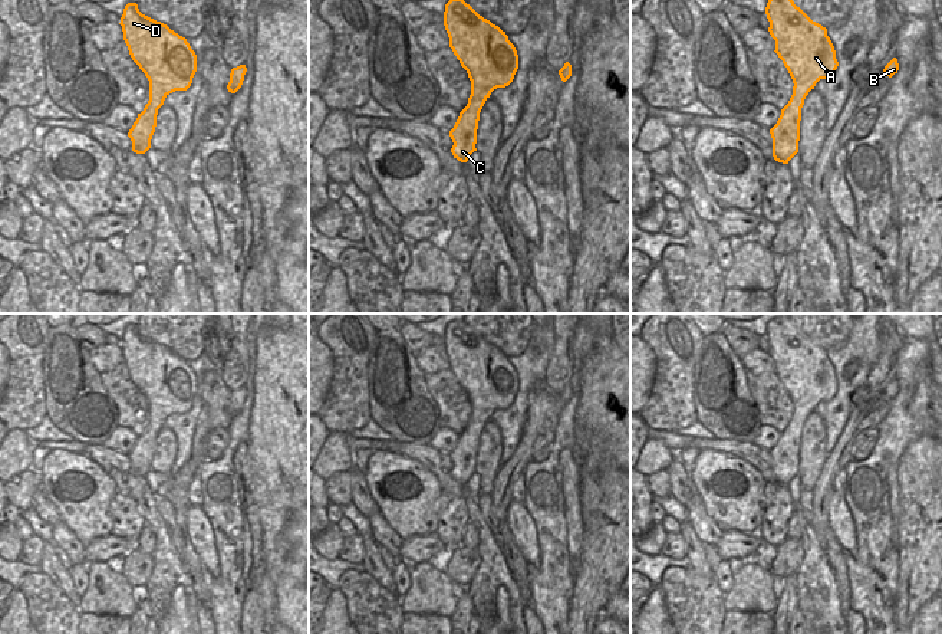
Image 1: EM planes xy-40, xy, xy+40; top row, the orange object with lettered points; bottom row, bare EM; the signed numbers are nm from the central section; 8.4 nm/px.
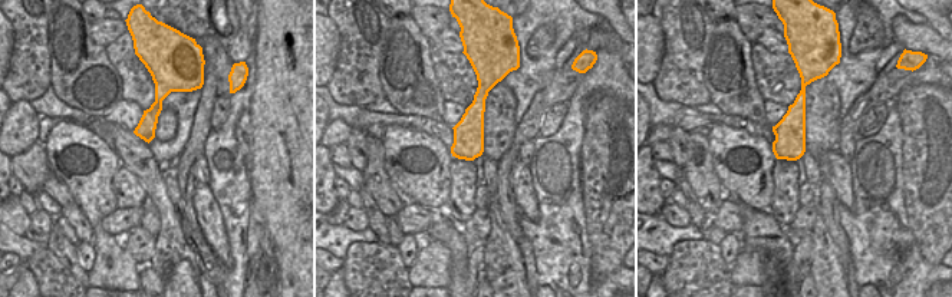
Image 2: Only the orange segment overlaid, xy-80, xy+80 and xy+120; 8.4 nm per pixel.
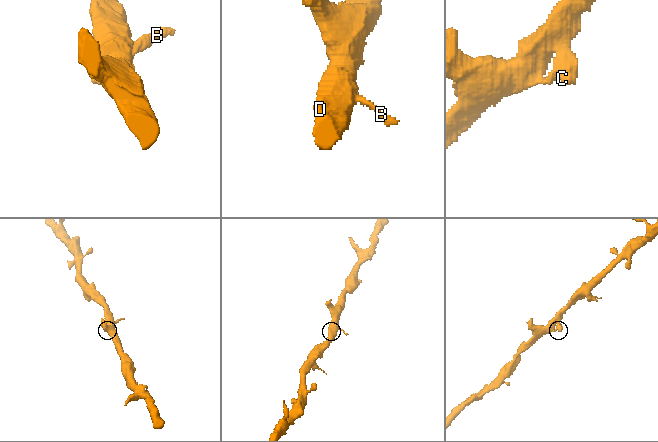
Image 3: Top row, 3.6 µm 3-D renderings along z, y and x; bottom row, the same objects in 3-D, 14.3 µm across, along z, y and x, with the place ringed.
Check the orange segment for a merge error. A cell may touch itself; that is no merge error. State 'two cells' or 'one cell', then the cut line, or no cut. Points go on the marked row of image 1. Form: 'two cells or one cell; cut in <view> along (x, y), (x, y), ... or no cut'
one cell; no cut

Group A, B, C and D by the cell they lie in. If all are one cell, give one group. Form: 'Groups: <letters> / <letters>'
Groups: A B C D

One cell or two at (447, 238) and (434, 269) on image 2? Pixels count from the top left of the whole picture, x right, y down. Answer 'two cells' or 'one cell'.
two cells

